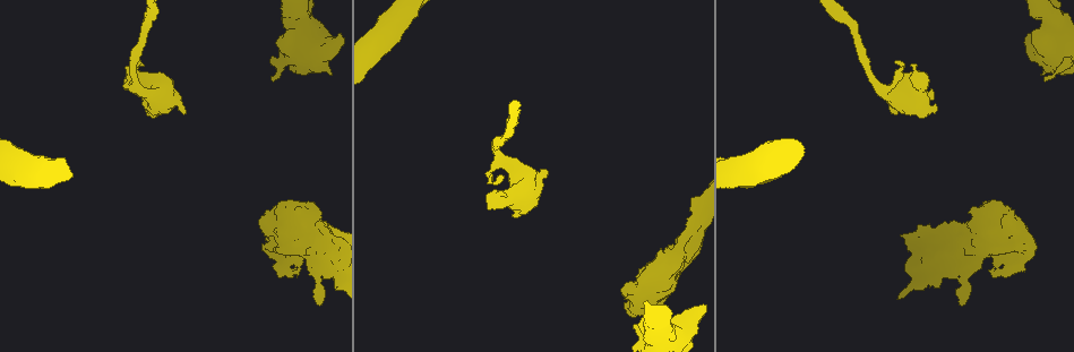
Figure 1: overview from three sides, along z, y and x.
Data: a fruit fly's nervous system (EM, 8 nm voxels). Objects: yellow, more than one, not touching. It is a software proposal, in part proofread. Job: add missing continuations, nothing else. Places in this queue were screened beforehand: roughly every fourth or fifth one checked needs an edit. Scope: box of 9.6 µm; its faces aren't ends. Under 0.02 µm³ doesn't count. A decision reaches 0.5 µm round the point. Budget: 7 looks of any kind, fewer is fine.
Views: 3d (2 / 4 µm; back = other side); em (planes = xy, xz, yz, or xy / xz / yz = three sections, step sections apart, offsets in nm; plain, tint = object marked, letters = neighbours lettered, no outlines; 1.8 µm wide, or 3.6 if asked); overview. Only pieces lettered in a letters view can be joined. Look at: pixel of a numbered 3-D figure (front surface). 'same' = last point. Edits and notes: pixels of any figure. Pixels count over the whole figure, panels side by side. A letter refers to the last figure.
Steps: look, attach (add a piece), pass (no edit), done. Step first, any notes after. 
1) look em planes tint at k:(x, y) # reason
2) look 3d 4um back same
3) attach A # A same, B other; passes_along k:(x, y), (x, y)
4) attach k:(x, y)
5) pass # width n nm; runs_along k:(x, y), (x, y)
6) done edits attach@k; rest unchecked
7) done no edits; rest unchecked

look em planes tint at 1:(635, 324) # an open end

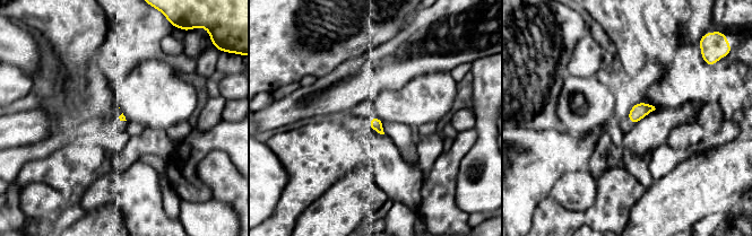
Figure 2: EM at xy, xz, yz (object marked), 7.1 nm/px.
look em planes letters same

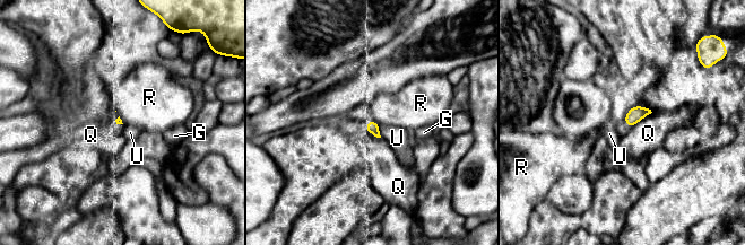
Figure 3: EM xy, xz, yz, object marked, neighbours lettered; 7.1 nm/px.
pass # G other, Q other, R other, U other; border 3:(640, 105), (632, 106), (623, 119); none of them fits

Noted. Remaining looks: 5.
look 3d 2um at 1:(291, 277) # tapers out

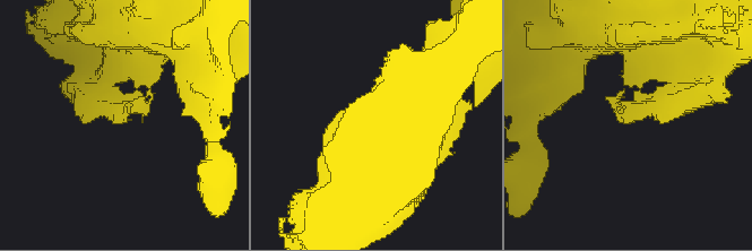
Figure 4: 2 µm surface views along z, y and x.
look em xz step 8 letters at 4:(113, 122) # now the EM

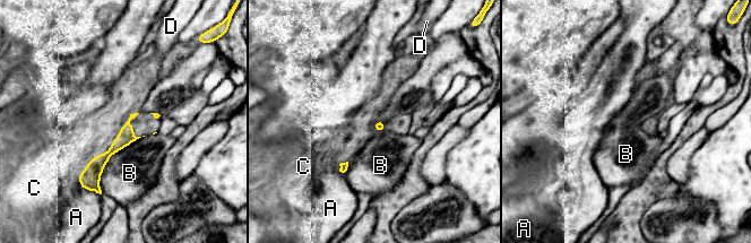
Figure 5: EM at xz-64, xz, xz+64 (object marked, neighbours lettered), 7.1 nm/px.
pass # longest_contact B 500 nm; A other, B other, C other, D other; border 5:(145, 136), (109, 158), (101, 193); no lettered piece goes on from it

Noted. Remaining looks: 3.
look 3d 2um back at 1:(912, 66) # stops while still wide

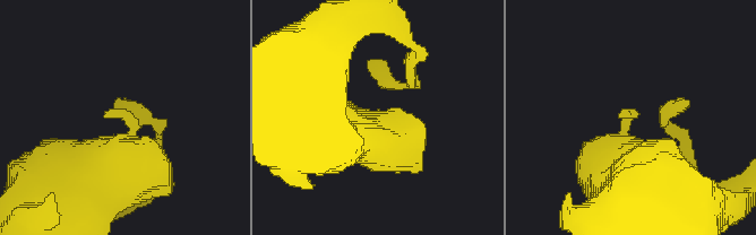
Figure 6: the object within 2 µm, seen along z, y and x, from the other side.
look em xy step 4 letters at 6:(629, 111)

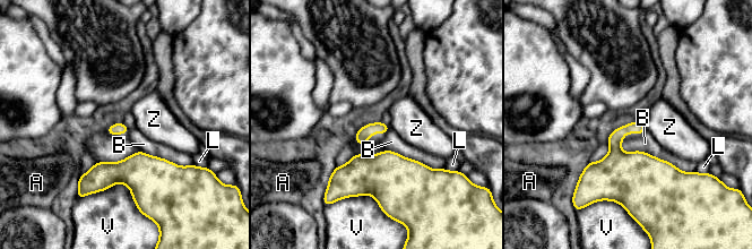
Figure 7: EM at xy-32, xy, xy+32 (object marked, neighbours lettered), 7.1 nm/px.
look em yz step 16 letters same # another direction

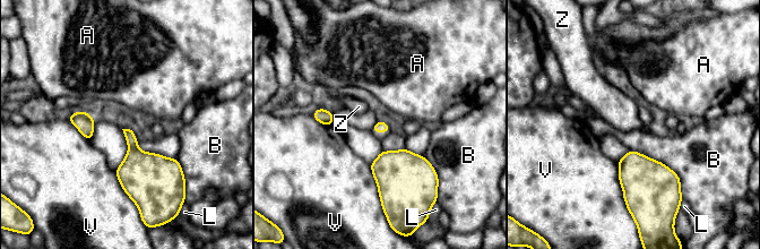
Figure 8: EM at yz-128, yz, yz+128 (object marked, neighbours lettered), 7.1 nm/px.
pass # A other, B other, L other, V other, Z other; border 8:(628, 149), (663, 162), (681, 183); no lettered piece goes on from it

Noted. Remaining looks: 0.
done no edits; rest unchecked

